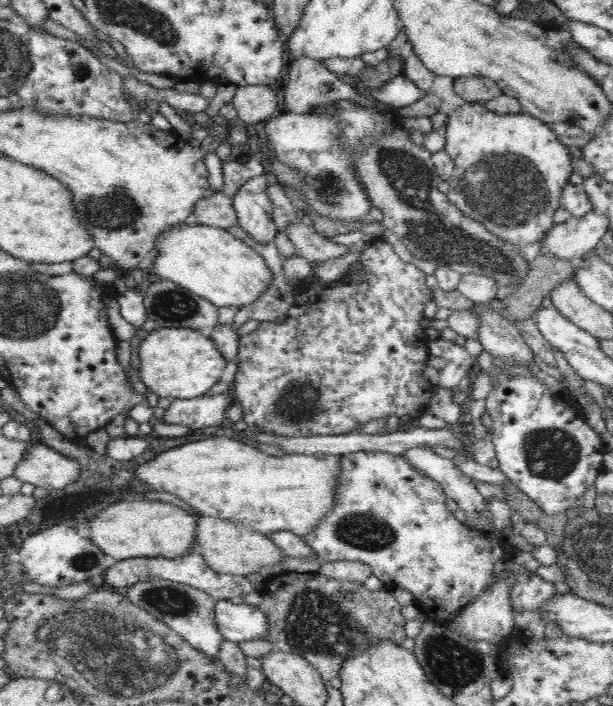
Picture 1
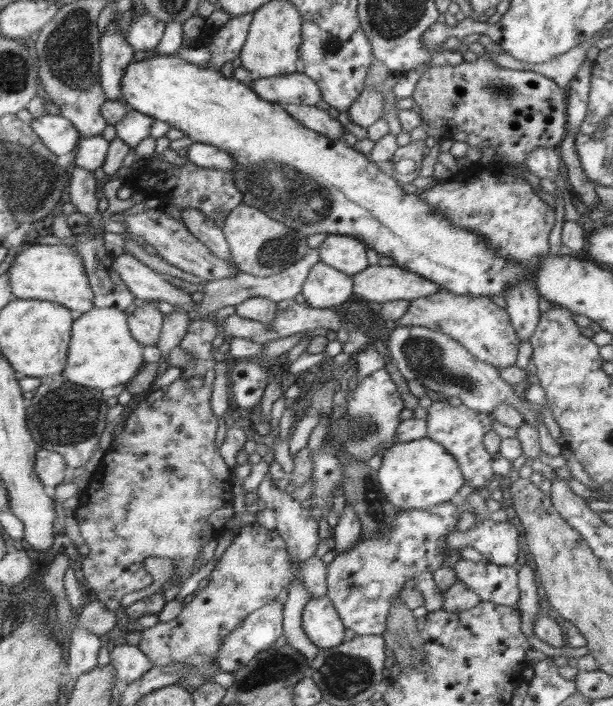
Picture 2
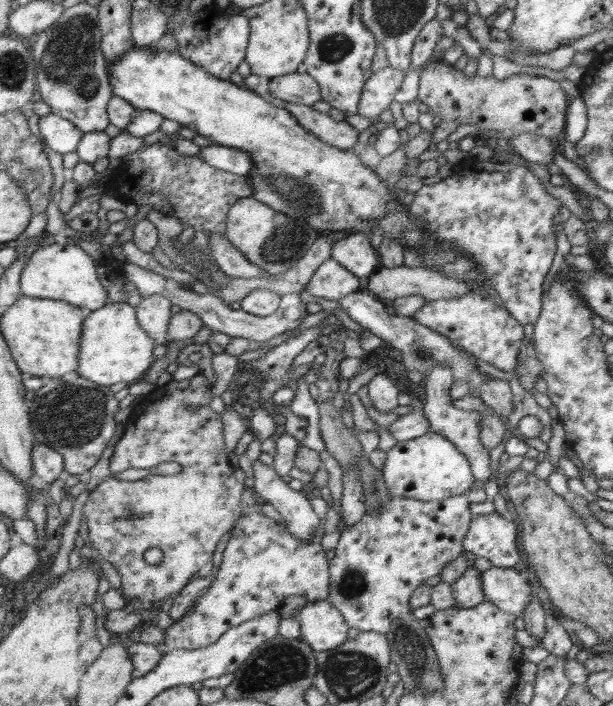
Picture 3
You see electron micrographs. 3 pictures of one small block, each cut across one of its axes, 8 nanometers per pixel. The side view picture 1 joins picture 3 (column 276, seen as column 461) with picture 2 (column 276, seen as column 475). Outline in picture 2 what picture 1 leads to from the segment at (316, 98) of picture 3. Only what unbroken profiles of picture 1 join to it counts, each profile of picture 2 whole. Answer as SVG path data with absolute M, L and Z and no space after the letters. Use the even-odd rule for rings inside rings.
M298 71L287 75L252 79L249 86L260 98L281 105L314 106L321 100L316 81Z

